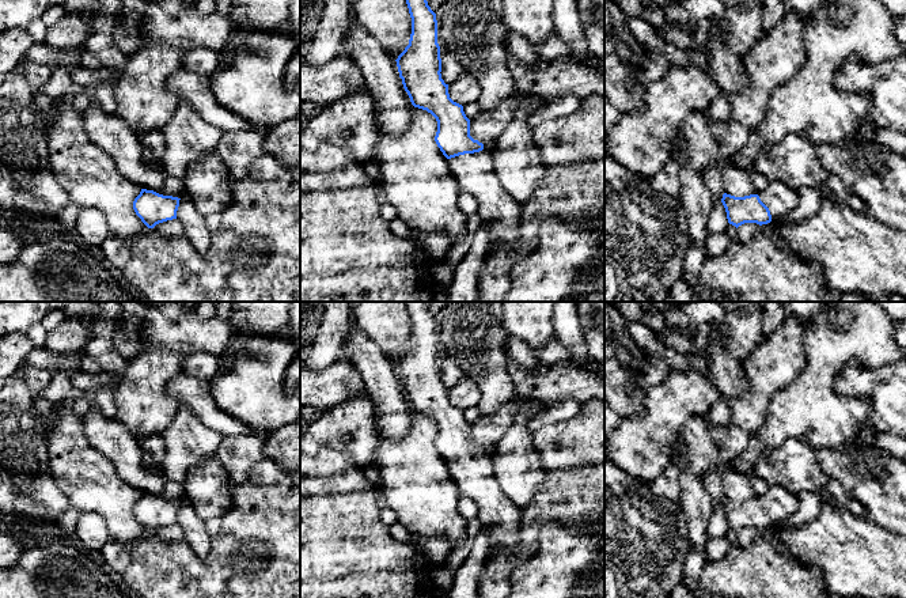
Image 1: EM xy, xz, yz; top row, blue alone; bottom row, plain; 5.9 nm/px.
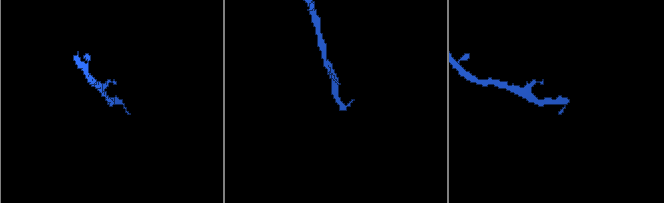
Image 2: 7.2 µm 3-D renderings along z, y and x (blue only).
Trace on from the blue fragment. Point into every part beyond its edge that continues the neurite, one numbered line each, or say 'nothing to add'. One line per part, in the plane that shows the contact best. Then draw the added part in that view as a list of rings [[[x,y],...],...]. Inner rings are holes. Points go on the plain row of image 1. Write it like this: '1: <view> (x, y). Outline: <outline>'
1: xz (473, 477). Outline: [[[486,454],[474,458],[465,458],[448,463],[448,470],[459,495],[473,499],[478,506],[478,519],[484,527],[490,529],[494,548],[505,548],[511,553],[520,553],[524,549],[519,537],[520,510],[503,493],[493,476],[492,458]]]

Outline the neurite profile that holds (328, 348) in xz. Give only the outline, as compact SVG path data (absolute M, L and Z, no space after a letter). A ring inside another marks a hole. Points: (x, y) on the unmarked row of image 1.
M322 302L321 329L303 360L302 367L321 371L345 359L345 344L353 329L349 302Z

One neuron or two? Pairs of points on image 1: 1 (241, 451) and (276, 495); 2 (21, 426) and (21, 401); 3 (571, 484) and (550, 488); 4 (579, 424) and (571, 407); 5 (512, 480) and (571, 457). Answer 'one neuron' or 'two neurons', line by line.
1: two neurons
2: one neuron
3: one neuron
4: two neurons
5: two neurons

